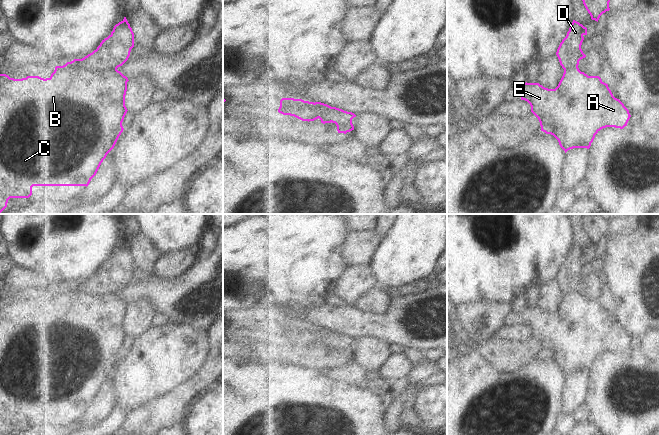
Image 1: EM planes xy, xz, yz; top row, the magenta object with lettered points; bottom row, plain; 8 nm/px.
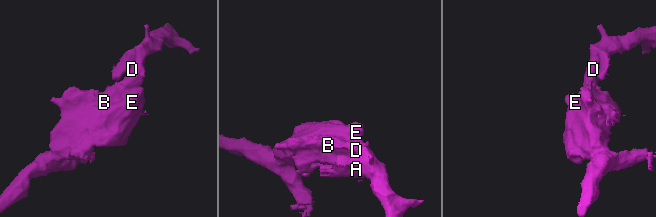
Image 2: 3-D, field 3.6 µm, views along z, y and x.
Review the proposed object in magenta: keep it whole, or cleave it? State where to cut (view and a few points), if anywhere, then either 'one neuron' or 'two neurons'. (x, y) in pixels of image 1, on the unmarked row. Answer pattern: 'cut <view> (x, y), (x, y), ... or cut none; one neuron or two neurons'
cut xy (79, 283), (84, 289), (94, 294), (116, 293); two neurons

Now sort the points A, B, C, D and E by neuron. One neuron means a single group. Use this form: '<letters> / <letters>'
A B C E / D

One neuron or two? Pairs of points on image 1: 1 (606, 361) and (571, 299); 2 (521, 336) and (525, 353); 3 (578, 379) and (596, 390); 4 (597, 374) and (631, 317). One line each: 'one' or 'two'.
1: two
2: two
3: two
4: two

